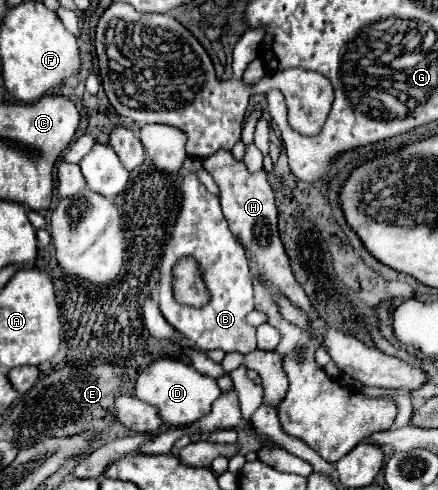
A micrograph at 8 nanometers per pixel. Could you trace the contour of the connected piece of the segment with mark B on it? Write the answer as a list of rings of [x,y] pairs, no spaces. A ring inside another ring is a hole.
[[[186,173],[182,181],[182,207],[170,243],[166,245],[166,251],[162,255],[158,297],[160,297],[160,311],[166,317],[166,321],[202,351],[212,351],[212,349],[238,351],[238,353],[254,351],[256,327],[246,323],[246,315],[254,309],[252,275],[248,269],[244,249],[228,229],[218,197],[208,193],[194,173]],[[183,257],[194,257],[199,264],[206,287],[211,294],[211,301],[208,301],[204,307],[180,305],[174,299],[172,269],[176,261]]]

